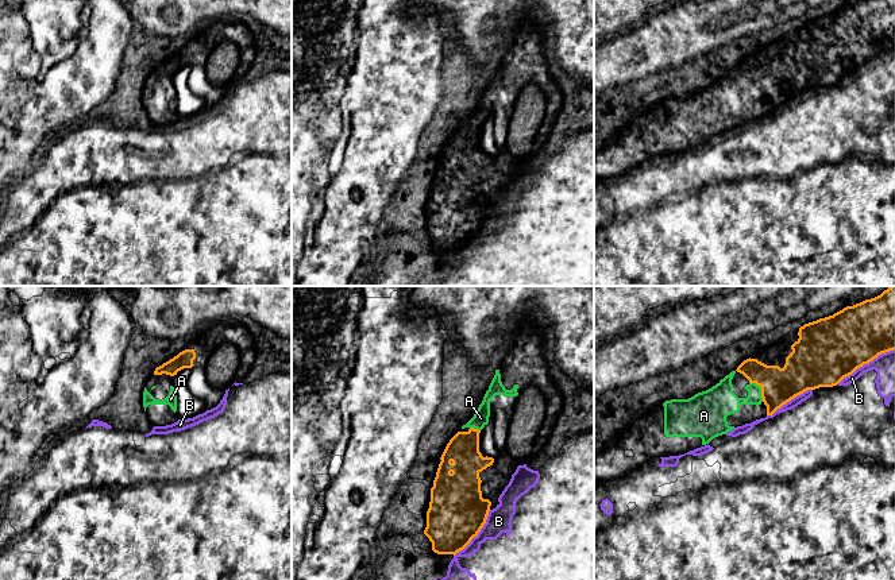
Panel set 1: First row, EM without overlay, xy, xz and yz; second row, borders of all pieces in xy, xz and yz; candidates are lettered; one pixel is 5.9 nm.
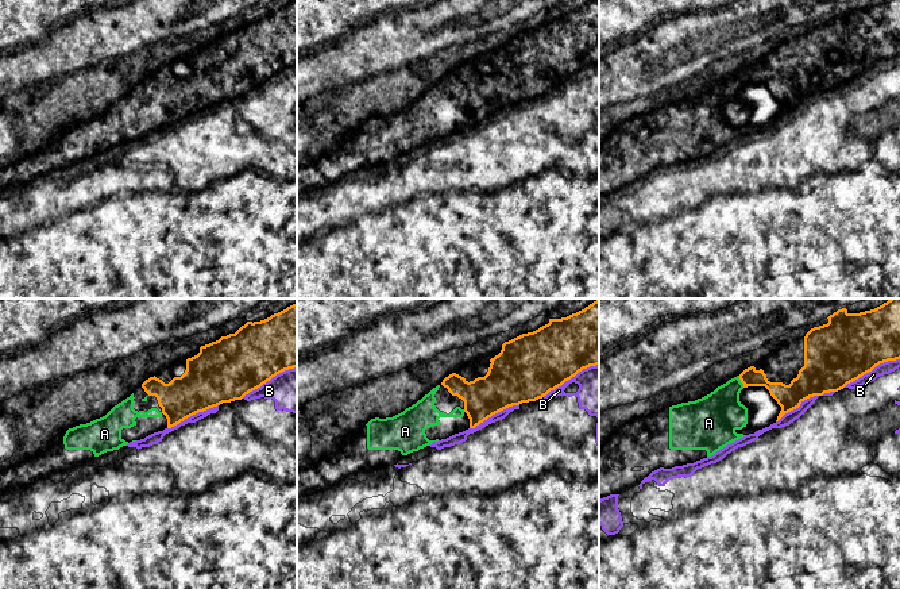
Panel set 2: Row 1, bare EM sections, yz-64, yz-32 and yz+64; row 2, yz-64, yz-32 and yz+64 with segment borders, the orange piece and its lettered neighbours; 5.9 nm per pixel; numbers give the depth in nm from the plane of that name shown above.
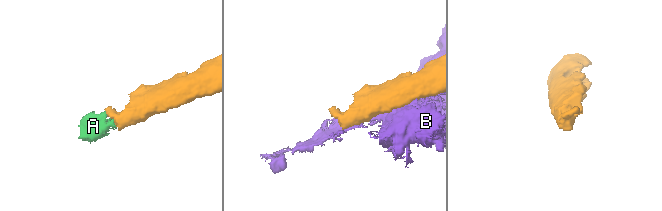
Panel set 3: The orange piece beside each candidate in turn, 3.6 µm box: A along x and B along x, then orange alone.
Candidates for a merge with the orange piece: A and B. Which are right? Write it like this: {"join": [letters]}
{"join": ["A"]}

